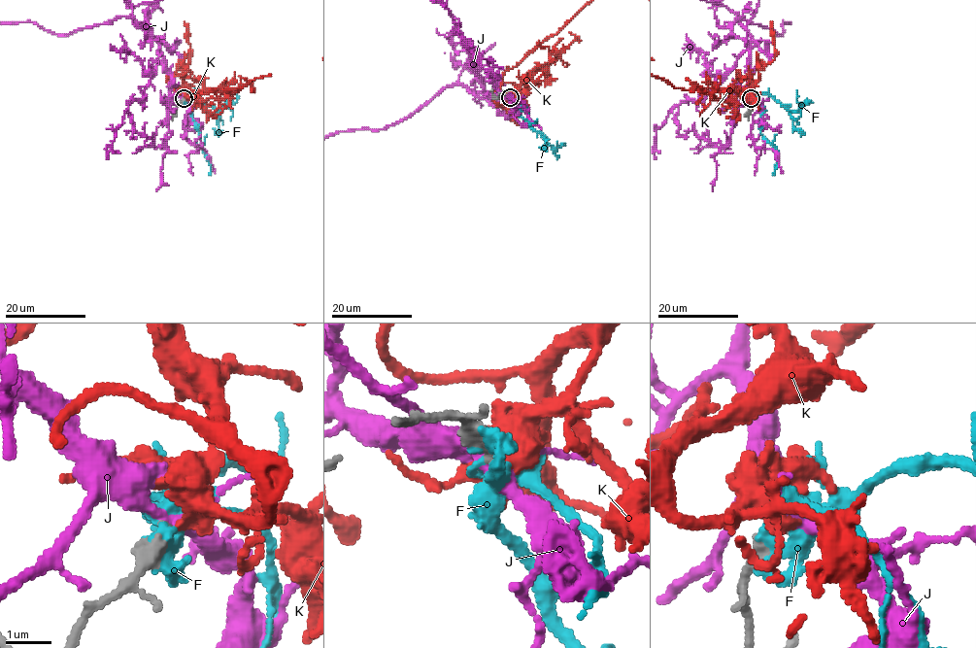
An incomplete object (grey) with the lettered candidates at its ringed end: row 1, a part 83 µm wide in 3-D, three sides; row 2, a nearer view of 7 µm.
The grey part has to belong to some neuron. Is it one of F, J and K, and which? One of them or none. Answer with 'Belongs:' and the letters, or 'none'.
Belongs: none

